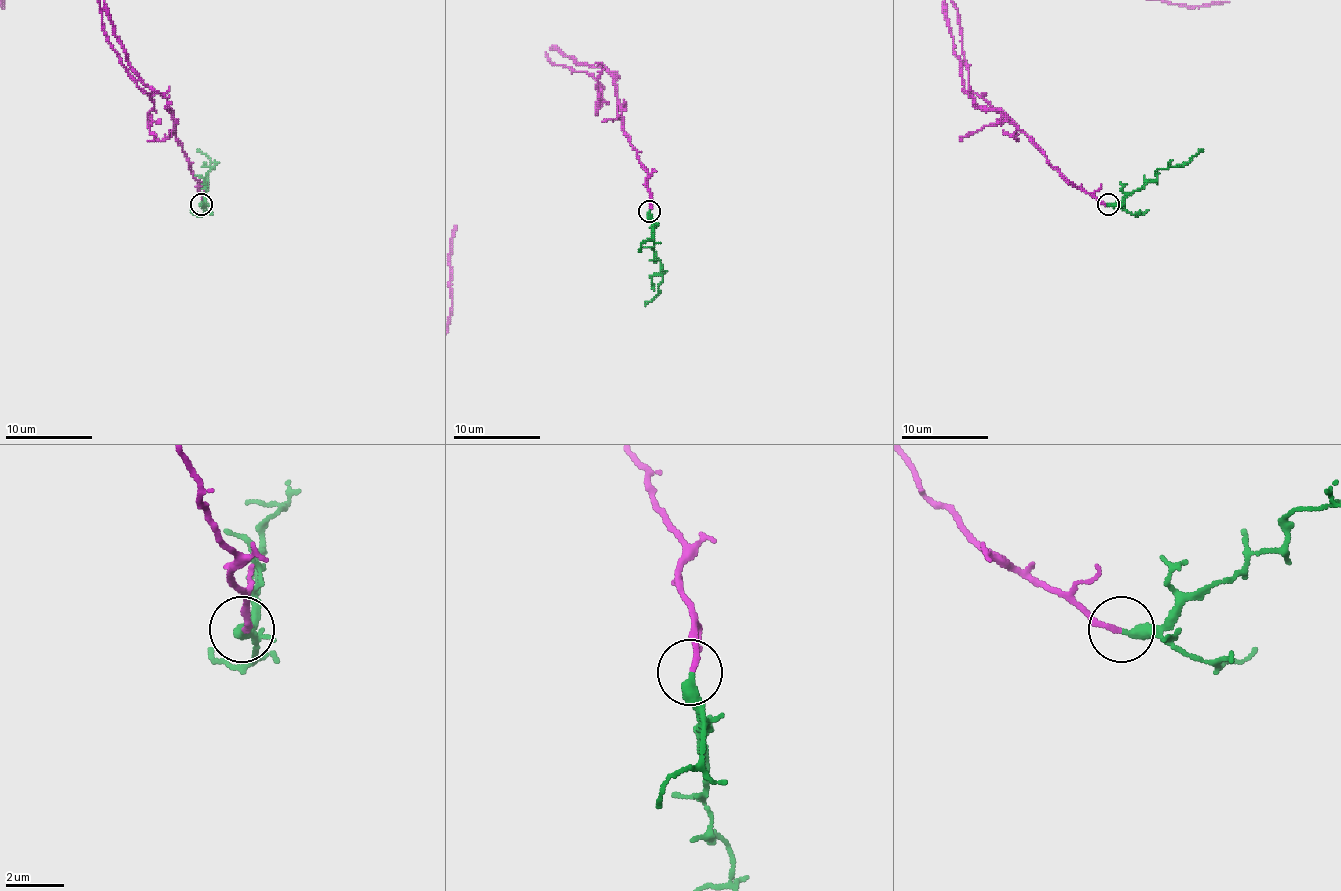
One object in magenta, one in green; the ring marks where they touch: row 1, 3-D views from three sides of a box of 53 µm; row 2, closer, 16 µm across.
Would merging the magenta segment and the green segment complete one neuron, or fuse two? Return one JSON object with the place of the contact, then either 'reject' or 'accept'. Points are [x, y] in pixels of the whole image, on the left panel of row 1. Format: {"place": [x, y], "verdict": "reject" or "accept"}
{"place": [201, 204], "verdict": "accept"}

